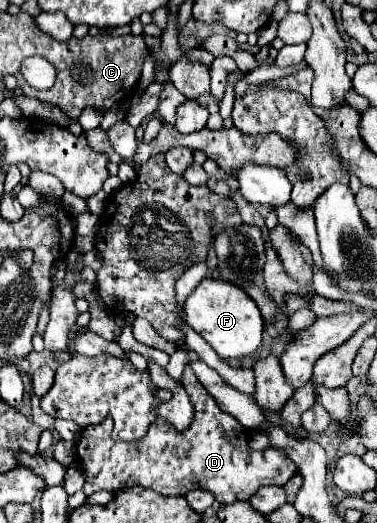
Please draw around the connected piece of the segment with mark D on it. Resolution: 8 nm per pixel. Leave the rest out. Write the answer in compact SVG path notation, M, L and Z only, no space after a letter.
M190 365L185 366L185 370L181 377L181 383L185 388L191 403L195 406L195 418L185 432L177 432L169 422L165 420L155 420L149 430L147 436L143 436L141 440L135 442L115 442L111 438L111 428L113 428L113 420L105 418L101 424L93 424L83 428L79 440L77 440L77 456L79 462L83 466L85 472L85 486L83 492L87 496L91 496L93 492L99 490L109 490L115 492L119 488L125 486L143 486L143 488L151 488L163 496L185 496L191 490L203 488L215 494L217 502L221 504L231 504L235 500L249 500L261 486L285 486L295 474L297 474L297 466L295 462L279 448L265 448L265 450L251 450L247 444L247 432L245 428L227 412L223 412L215 398L209 396L209 392L201 386L197 380Z

